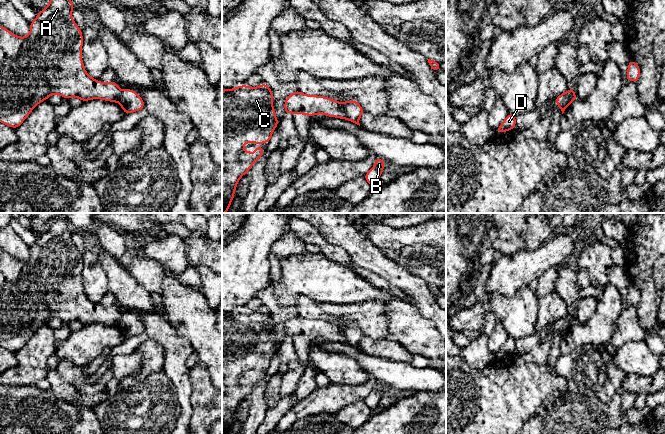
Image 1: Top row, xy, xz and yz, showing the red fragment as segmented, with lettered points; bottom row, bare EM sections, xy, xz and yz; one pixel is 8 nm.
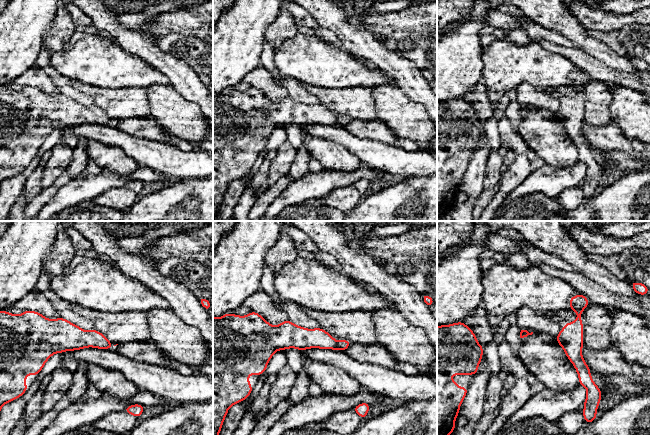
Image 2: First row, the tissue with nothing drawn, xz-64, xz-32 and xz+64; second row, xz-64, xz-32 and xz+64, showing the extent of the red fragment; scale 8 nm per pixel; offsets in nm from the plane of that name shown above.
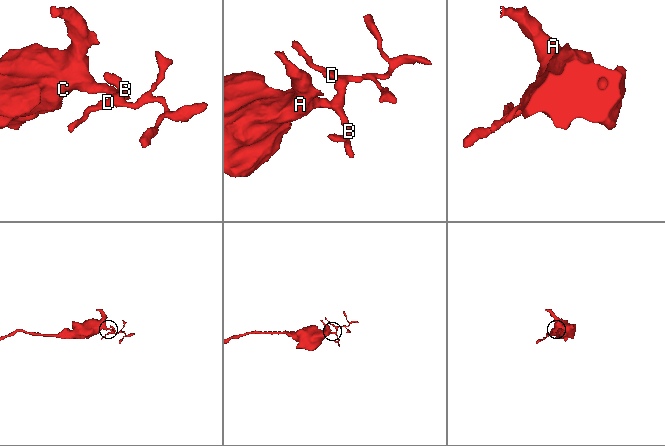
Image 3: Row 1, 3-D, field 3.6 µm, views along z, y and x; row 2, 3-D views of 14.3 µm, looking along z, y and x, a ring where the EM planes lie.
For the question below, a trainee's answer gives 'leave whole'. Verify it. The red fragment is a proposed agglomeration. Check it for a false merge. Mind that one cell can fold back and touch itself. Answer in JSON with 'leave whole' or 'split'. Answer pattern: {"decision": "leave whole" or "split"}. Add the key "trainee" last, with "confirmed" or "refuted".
{"decision": "split", "trainee": "refuted"}

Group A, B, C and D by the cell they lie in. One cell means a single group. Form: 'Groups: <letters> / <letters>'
Groups: A C / B D

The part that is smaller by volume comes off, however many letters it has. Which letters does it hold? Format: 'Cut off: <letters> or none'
Cut off: B, D

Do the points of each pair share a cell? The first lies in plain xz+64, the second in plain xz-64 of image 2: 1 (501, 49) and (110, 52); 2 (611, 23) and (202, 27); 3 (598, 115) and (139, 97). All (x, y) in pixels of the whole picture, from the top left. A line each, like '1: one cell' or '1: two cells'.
1: one cell
2: one cell
3: one cell

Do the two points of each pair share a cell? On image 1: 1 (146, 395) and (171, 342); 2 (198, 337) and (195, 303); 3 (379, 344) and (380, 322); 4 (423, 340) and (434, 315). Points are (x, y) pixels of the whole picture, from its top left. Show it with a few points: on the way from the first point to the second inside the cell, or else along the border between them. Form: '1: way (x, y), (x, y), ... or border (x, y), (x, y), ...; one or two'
1: border (163, 371), (170, 379), (176, 392); two
2: way (198, 329), (198, 324), (194, 319), (194, 311); one
3: border (364, 335), (370, 338), (387, 338); two
4: border (414, 305), (435, 325); two

